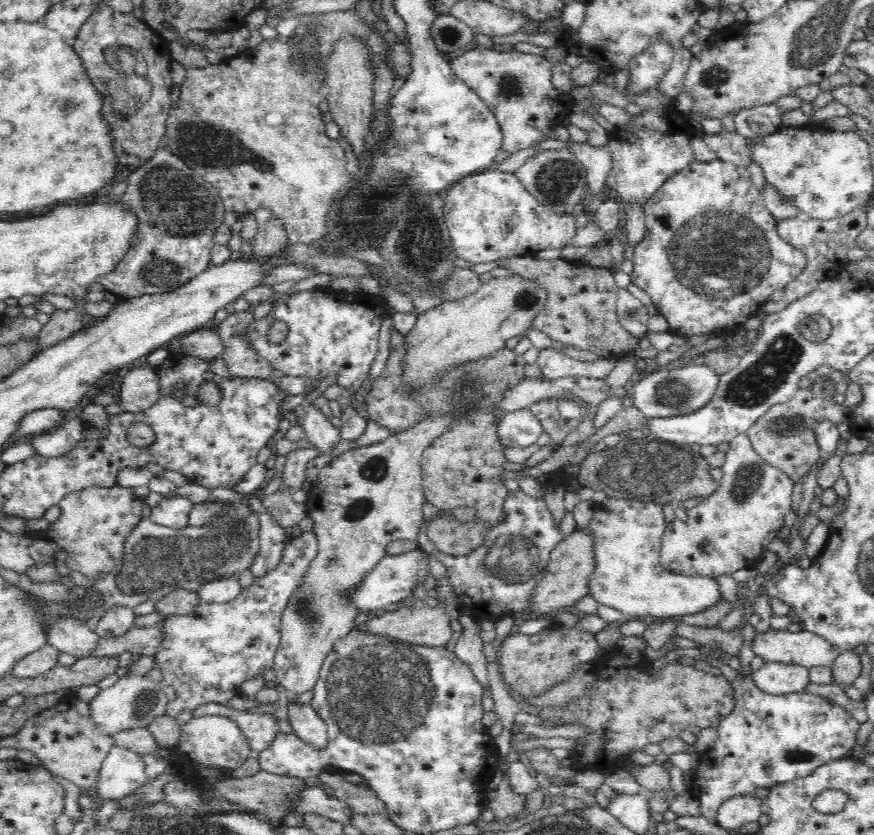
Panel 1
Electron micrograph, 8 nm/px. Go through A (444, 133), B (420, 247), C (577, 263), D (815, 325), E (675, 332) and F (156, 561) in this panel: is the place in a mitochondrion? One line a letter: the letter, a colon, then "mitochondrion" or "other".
A: other
B: mitochondrion
C: other
D: mitochondrion
E: other
F: mitochondrion

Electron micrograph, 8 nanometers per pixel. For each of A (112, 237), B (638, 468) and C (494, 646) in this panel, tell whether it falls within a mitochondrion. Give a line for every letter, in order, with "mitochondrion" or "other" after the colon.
A: other
B: mitochondrion
C: other

